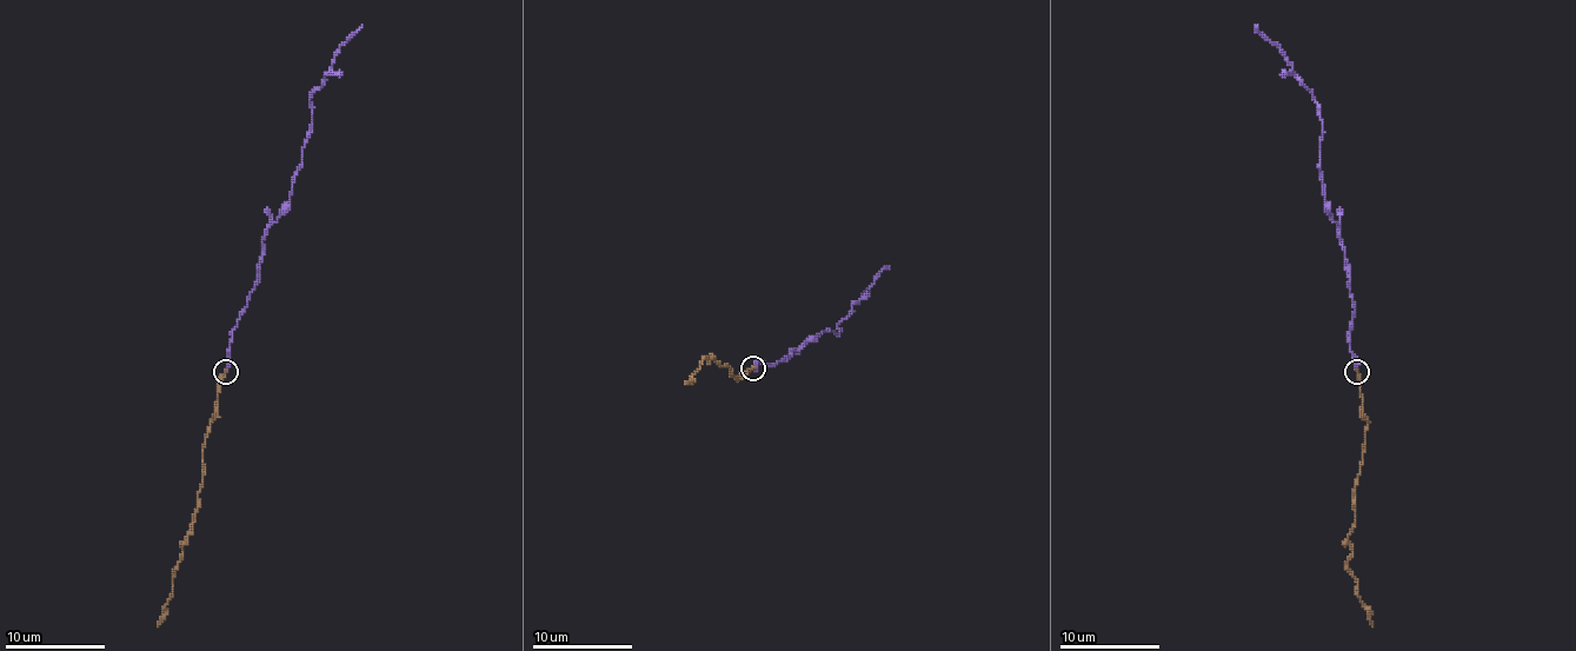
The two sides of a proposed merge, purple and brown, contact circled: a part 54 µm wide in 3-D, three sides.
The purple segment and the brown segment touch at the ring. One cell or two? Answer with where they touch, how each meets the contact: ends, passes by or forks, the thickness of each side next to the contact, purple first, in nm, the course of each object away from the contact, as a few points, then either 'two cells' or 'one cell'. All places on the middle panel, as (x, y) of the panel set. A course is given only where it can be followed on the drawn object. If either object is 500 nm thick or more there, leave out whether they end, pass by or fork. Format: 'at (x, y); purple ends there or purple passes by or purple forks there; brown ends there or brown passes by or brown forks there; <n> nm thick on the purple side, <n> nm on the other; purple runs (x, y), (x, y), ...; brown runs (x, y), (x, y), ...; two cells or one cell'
at (752, 369); purple ends there; brown ends there; 240 nm thick on the purple side, 200 nm on the other; purple runs (752, 369), (759, 361), (767, 366), (784, 361), (819, 333), (839, 333), (837, 326), (889, 266); brown runs (752, 369), (737, 379), (715, 359), (710, 364), (705, 359), (685, 384); one cell

